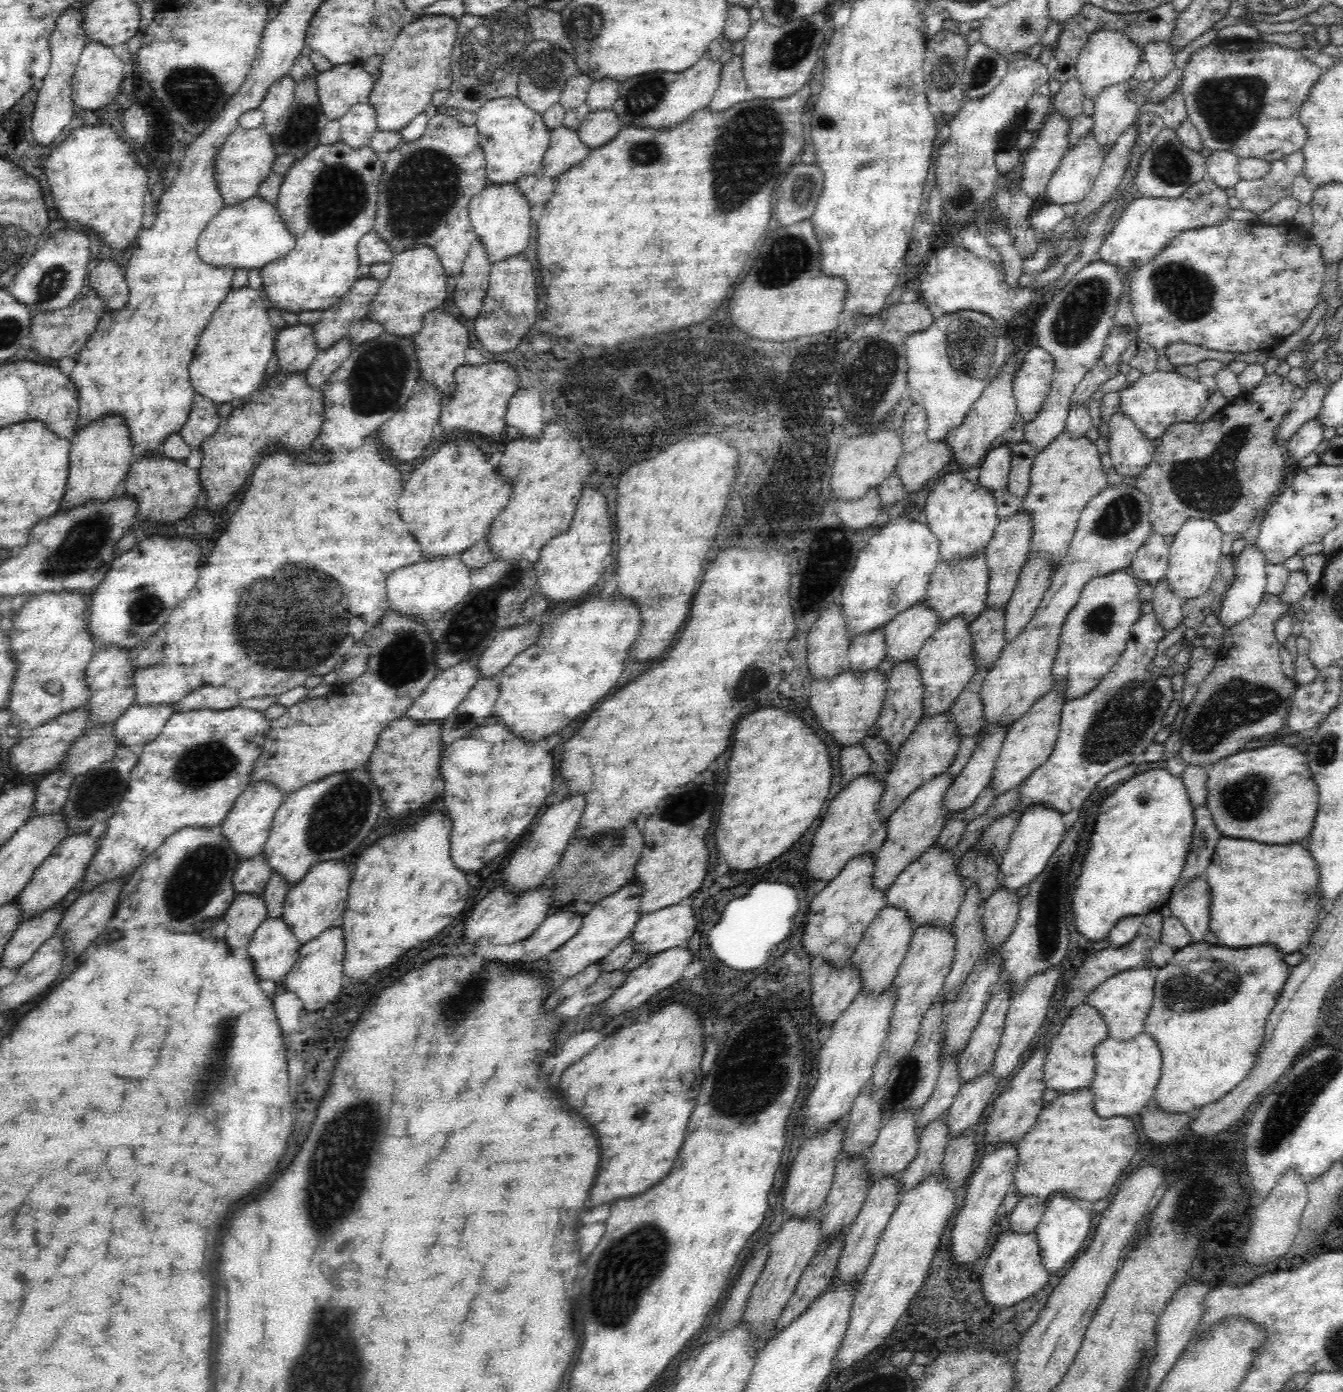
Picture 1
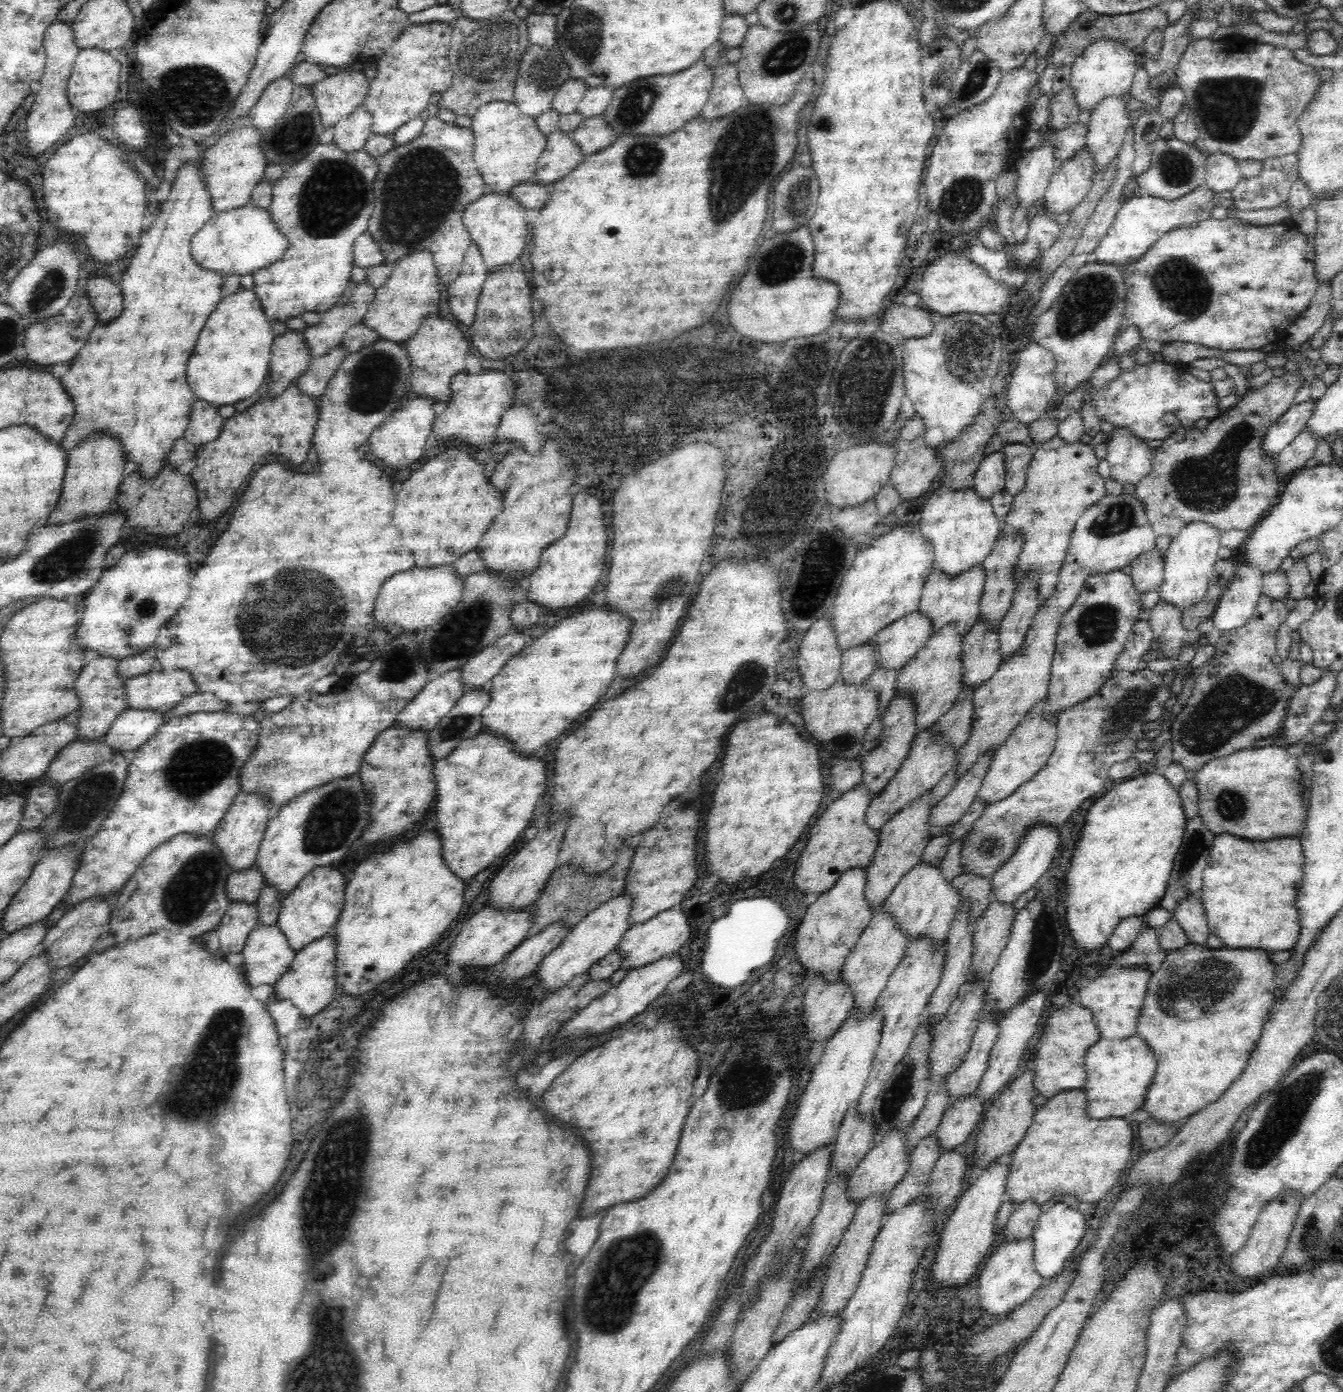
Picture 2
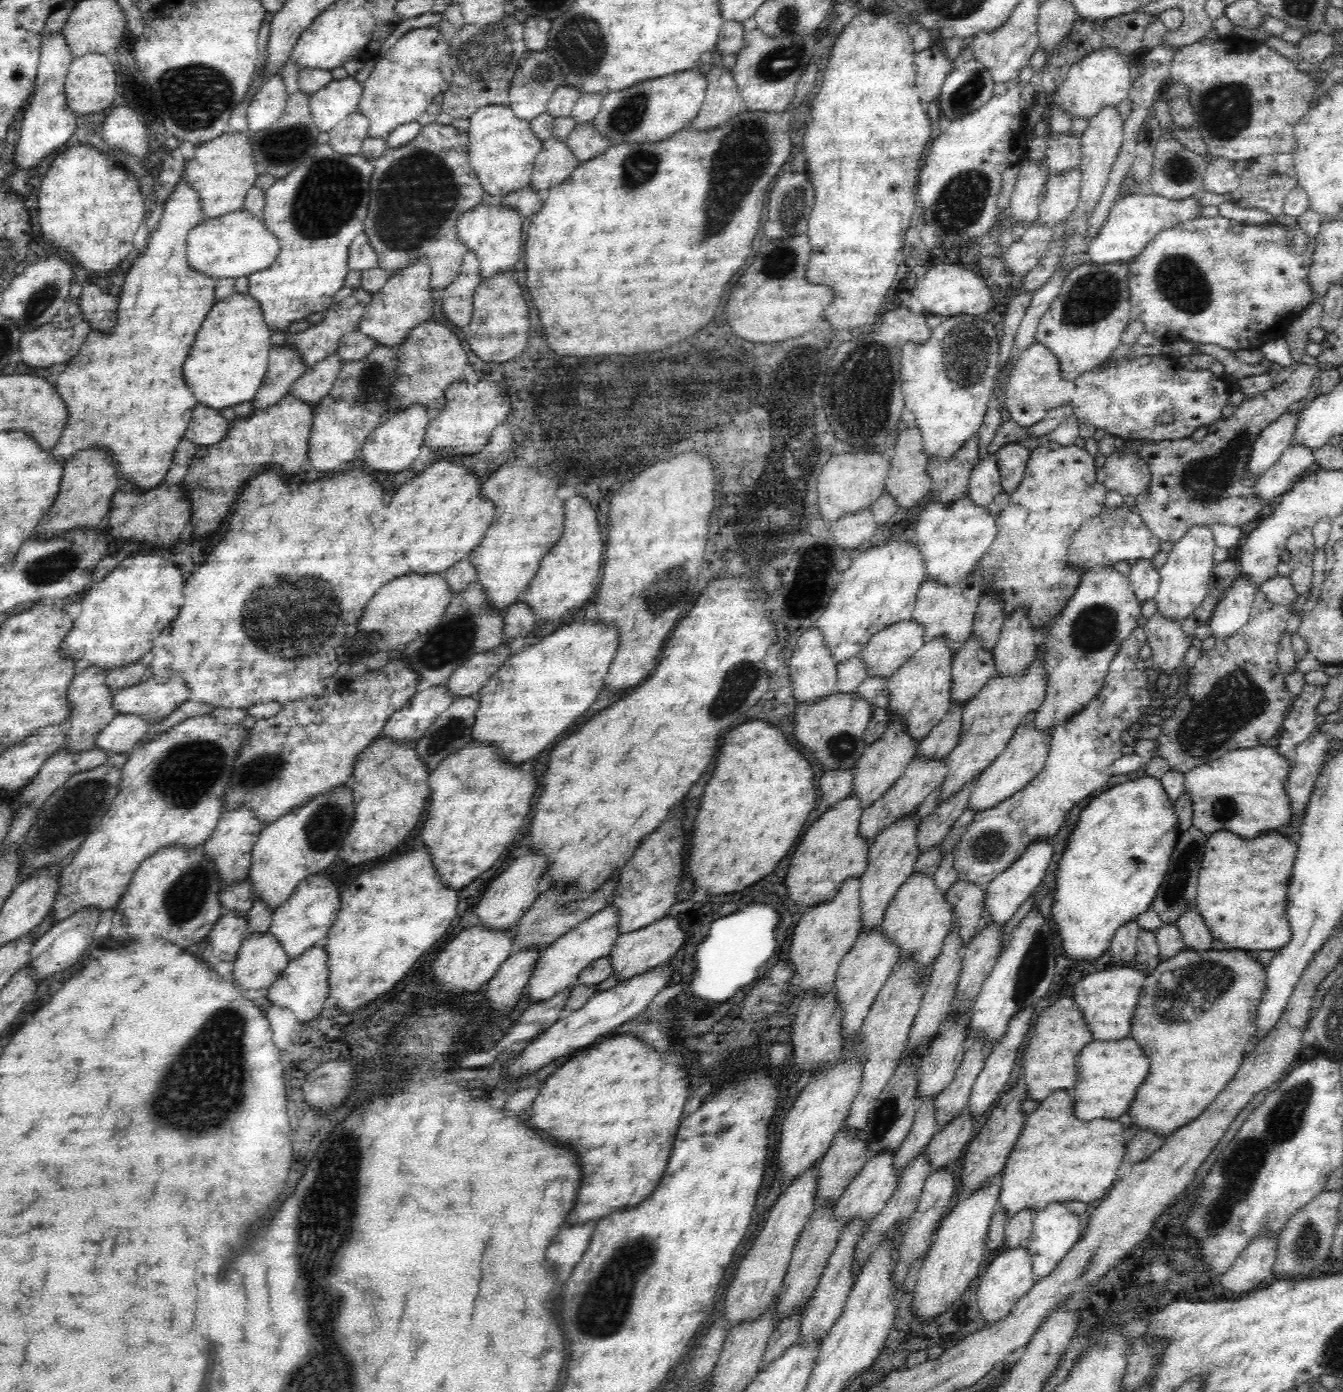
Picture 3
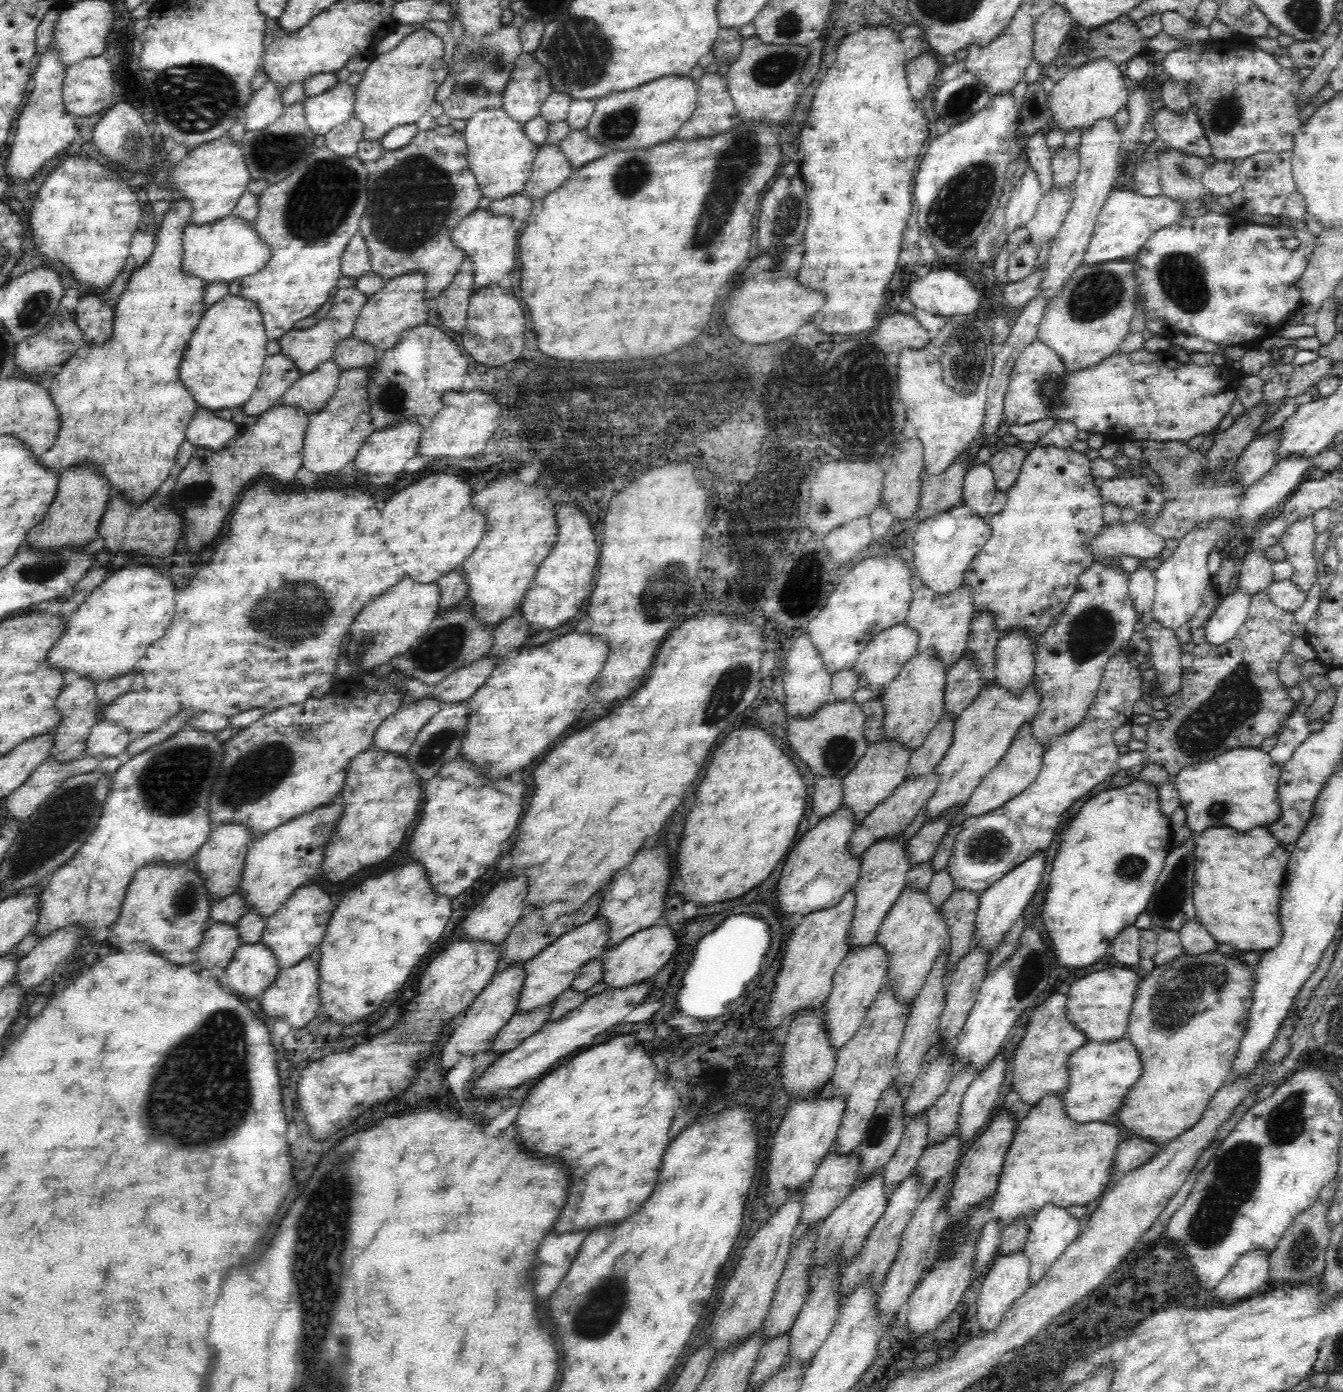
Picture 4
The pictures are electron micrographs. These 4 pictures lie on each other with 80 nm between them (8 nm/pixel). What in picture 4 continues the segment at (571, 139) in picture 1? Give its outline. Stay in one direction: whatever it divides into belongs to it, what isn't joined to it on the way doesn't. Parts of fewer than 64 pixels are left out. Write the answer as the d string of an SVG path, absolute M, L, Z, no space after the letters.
M545 142L539 147L534 159L524 194L532 200L545 198L550 192L562 186L572 171L572 165L562 154L560 147Z

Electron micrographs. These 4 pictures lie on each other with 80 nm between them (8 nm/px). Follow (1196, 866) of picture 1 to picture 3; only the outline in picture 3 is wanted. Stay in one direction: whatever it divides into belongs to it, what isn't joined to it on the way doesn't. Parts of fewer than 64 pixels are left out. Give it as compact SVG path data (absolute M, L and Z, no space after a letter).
M1190 826L1182 831L1178 837L1176 848L1170 857L1170 864L1158 889L1156 898L1151 904L1151 908L1156 910L1156 914L1160 916L1162 923L1175 923L1177 916L1184 910L1188 910L1196 904L1196 864L1200 864L1200 846L1204 846L1209 834L1204 834L1197 830L1195 826Z

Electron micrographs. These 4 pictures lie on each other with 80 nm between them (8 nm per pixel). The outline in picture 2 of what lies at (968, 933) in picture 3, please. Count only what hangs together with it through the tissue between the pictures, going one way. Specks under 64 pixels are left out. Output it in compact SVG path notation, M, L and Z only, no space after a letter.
M962 870L956 878L951 880L951 883L962 897L963 902L970 905L970 921L978 921L982 912L994 902L991 877L981 878L981 875L965 874Z

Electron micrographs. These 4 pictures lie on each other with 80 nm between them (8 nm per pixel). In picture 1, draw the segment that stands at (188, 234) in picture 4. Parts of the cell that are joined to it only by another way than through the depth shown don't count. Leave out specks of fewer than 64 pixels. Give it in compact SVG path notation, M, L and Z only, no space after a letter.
M258 194L232 206L222 206L200 233L197 255L206 264L216 267L262 268L286 256L296 248L296 240L280 219L276 201L267 202Z

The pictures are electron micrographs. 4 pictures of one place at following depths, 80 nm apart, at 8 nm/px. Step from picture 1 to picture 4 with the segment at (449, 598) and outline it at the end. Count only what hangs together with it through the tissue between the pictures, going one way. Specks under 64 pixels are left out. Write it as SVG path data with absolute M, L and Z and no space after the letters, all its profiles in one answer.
M400 580L394 588L388 588L380 600L372 600L360 616L354 620L350 634L352 638L366 638L372 646L366 650L362 656L362 668L374 668L391 658L402 655L412 646L432 624L432 621L438 617L440 608L440 591L436 584L416 584L414 580Z

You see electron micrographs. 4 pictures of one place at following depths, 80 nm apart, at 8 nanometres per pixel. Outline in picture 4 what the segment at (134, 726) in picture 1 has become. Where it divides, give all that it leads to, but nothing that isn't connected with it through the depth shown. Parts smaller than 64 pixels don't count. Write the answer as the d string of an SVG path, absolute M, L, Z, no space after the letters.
M102 722L91 728L88 736L87 756L121 756L136 735L118 727L116 723Z

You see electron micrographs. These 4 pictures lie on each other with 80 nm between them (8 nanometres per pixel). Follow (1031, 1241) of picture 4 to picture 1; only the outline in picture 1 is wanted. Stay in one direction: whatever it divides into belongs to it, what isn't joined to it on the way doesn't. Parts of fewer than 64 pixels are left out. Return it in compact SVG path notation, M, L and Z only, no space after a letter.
M1058 1194L1051 1199L1035 1230L1045 1270L1056 1272L1064 1264L1074 1260L1090 1234L1090 1222L1092 1222L1090 1213L1090 1205L1075 1196L1070 1198Z

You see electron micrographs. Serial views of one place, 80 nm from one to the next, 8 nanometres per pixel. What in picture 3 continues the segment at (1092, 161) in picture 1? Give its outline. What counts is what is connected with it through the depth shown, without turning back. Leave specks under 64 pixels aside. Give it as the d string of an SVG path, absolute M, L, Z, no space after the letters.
M1081 164L1062 172L1050 174L1045 184L1045 192L1039 203L1037 220L1054 228L1076 208L1081 191Z

